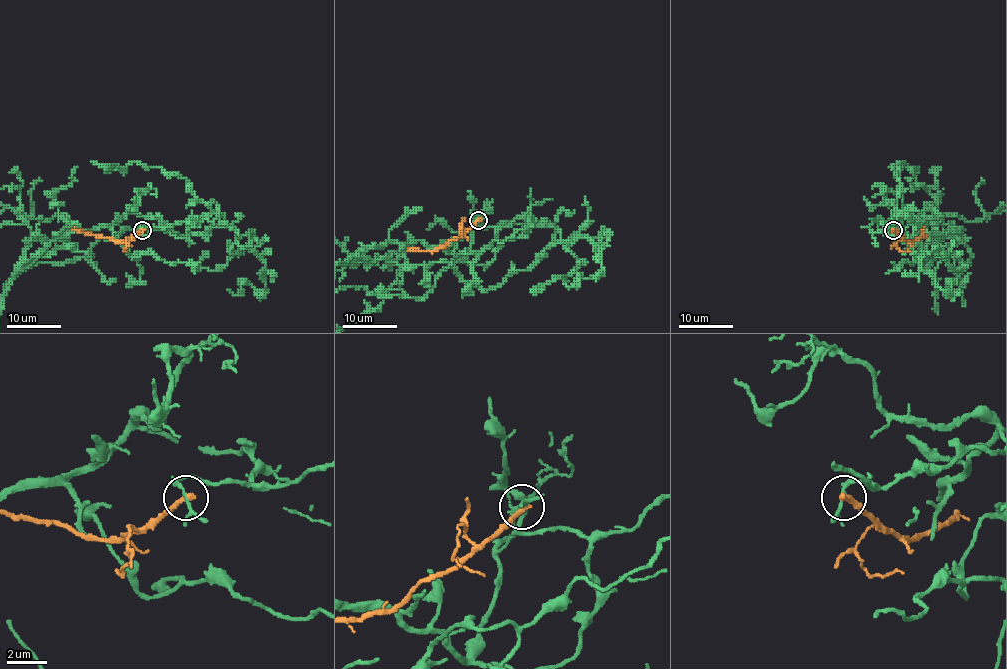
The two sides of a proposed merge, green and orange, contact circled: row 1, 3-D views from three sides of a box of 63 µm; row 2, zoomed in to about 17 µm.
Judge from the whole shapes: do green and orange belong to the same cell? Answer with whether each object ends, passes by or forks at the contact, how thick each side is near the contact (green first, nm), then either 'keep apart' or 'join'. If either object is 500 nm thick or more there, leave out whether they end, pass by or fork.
green forks | orange ends | 130/300 nm | keep apart

